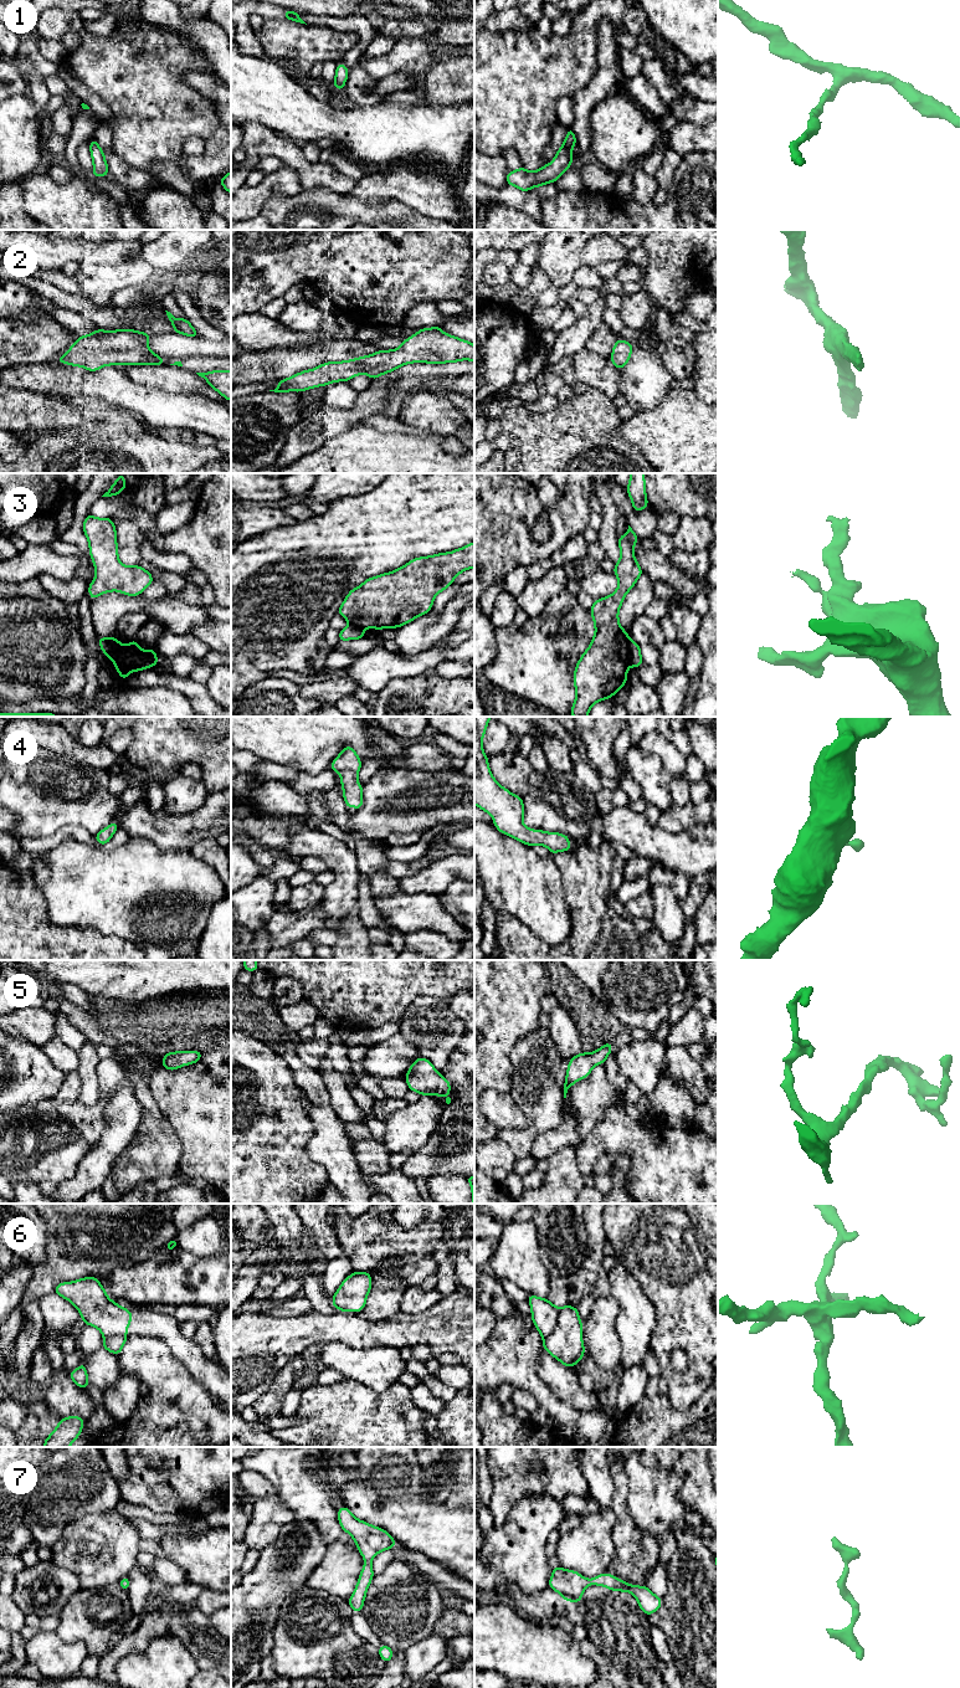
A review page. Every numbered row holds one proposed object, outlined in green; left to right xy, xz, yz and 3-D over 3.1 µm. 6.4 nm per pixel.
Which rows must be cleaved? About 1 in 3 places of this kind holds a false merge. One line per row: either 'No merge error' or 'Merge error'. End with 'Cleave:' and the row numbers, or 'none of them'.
1: No merge error
2: No merge error
3: Merge error
4: No merge error
5: No merge error
6: Merge error
7: No merge error
Cleave: 3, 6

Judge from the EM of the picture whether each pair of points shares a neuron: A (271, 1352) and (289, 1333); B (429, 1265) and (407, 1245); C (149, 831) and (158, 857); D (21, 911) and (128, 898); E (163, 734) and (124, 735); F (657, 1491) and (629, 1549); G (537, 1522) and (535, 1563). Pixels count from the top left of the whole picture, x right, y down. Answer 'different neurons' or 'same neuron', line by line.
A: same neuron
B: different neurons
C: different neurons
D: different neurons
E: different neurons
F: different neurons
G: same neuron

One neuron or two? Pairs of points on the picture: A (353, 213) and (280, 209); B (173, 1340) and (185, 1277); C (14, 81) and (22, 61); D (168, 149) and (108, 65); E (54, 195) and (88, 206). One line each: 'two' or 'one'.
A: one
B: two
C: two
D: one
E: one

